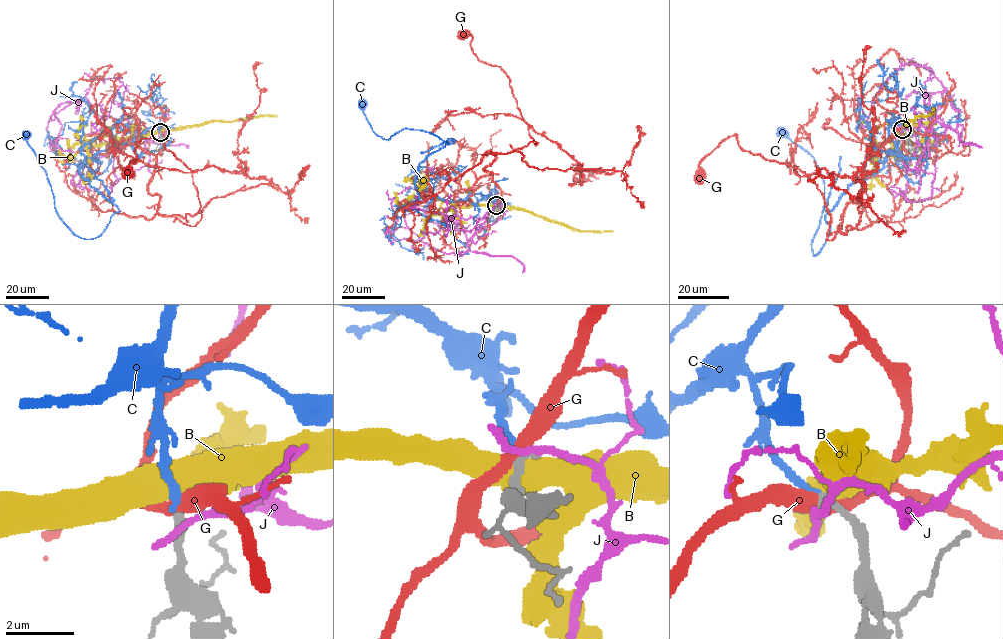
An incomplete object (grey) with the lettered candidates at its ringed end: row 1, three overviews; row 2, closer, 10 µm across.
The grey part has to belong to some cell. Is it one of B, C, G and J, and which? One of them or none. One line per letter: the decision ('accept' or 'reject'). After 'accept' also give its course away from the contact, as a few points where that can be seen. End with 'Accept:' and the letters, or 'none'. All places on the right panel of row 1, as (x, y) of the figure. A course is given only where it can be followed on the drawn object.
B: reject
C: accept; it runs (903, 129), (889, 125), (897, 146), (884, 166), (825, 215), (815, 255), (824, 181), (784, 133)
G: reject
J: reject
Accept: C

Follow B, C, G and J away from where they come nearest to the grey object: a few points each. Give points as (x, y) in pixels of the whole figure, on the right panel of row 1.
B: (903, 129), (902, 135), (896, 133), (877, 149), (877, 163), (868, 190)
C: (903, 129), (889, 125), (897, 146), (884, 166), (825, 215), (815, 255), (824, 181), (784, 133)
G: (903, 130), (866, 160), (859, 198), (828, 241), (818, 188), (734, 135), (699, 174)
J: (903, 130), (929, 132), (936, 122), (956, 129), (959, 112), (932, 72), (901, 65), (867, 117), (858, 95)

